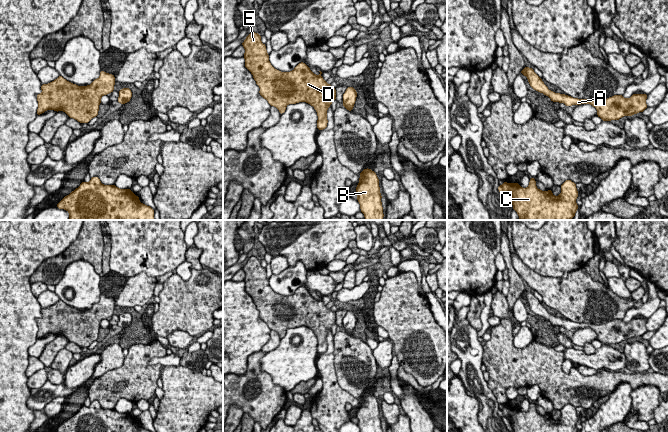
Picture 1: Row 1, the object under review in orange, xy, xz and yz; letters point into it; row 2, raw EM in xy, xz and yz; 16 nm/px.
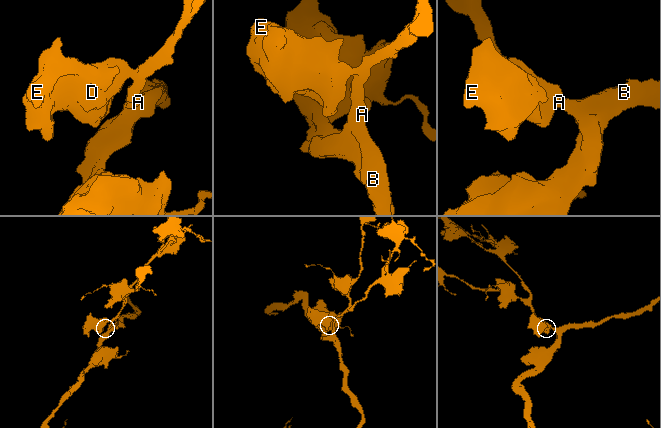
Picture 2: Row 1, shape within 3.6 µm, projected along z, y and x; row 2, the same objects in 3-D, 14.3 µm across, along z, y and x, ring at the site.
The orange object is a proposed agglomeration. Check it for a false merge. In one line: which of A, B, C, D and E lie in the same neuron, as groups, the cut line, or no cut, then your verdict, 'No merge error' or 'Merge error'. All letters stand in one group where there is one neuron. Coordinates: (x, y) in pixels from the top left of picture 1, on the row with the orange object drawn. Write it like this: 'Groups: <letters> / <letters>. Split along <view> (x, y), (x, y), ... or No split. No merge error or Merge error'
Groups: A B C D E. No split. No merge error

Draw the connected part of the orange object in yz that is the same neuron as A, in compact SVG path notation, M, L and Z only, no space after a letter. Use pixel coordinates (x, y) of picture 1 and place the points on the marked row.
M524 67L520 72L527 77L530 86L544 95L548 96L552 102L564 103L567 107L572 105L591 104L597 110L597 116L602 121L619 120L624 116L632 116L643 112L647 108L647 94L632 94L628 99L622 95L614 95L604 100L578 99L571 96L555 93L548 89L542 79L532 68Z

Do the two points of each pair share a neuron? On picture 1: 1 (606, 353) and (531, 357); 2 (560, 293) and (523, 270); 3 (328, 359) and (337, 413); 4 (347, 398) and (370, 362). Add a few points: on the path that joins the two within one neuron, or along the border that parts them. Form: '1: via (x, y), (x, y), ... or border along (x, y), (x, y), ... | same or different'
1: border along (562, 352), (564, 359) | different
2: via (551, 289), (532, 278) | same
3: via (328, 372), (331, 400) | same
4: border along (336, 375), (338, 384), (359, 399) | different

